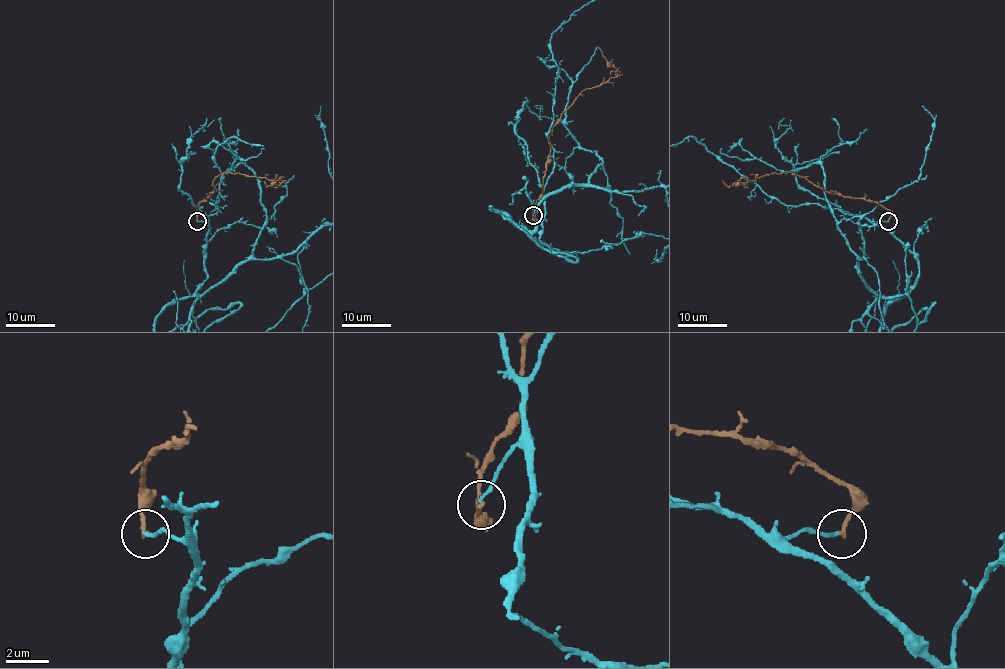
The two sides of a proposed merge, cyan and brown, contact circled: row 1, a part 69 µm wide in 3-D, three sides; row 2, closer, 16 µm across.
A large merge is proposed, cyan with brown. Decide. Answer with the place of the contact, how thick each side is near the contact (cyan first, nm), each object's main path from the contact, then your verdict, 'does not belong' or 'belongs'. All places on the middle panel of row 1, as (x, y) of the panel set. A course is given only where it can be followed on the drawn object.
at (533, 215); 160 nm thick on the cyan side, 200 nm on the other; brown runs (533, 215), (533, 207), (543, 192), (552, 127), (586, 89), (601, 85), (617, 74), (600, 49); does not belong

